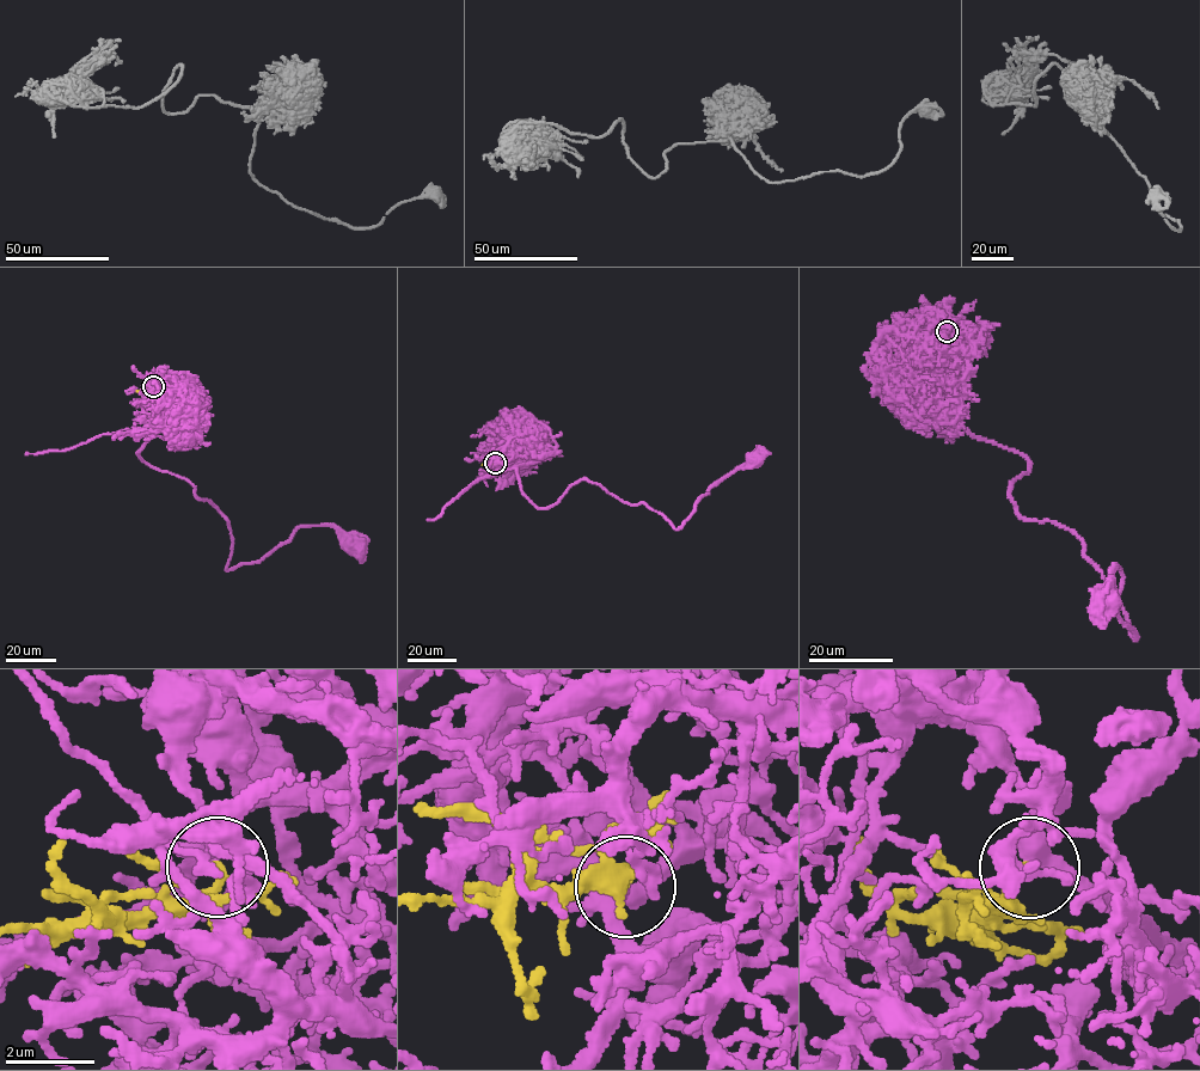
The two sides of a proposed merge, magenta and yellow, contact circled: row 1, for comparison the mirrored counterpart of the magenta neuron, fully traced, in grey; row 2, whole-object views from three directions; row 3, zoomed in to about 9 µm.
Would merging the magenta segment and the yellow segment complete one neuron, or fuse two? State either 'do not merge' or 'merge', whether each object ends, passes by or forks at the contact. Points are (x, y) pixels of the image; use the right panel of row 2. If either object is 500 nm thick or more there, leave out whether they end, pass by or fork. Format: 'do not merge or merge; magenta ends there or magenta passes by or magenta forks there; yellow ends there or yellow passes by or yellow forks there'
merge; magenta forks there; yellow ends there

